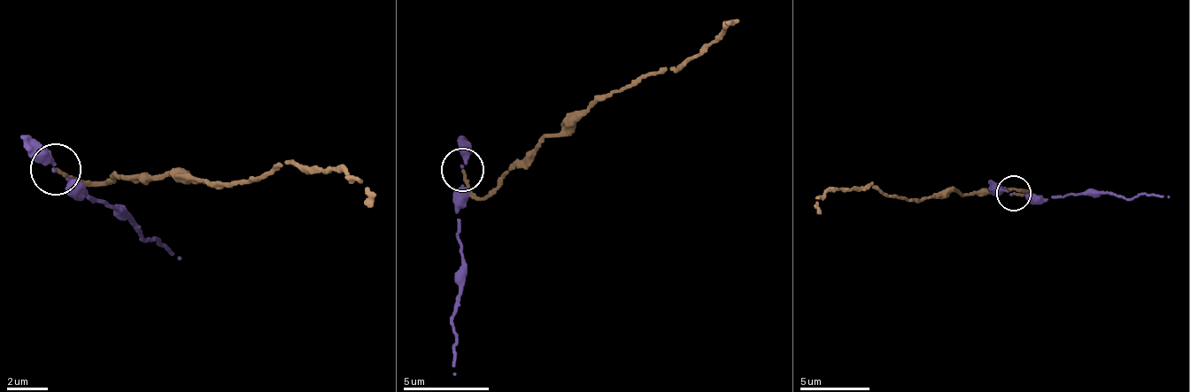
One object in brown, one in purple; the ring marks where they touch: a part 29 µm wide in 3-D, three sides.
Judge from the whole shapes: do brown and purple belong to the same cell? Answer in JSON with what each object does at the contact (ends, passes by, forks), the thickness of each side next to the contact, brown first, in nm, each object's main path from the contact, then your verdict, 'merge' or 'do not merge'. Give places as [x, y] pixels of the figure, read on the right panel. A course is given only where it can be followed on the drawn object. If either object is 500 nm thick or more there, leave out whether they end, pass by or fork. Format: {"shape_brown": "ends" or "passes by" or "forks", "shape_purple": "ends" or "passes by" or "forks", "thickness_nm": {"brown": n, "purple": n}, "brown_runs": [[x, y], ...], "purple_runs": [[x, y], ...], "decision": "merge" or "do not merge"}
{"shape_brown": "ends", "shape_purple": "passes by", "thickness_nm": {"brown": 180, "purple": 170}, "brown_runs": [[1013, 193], [951, 188], [918, 201], [869, 183], [833, 186], [819, 196], [819, 213]], "purple_runs": [[1013, 193], [1047, 198], [1103, 190], [1126, 198], [1169, 196]], "decision": "do not merge"}

